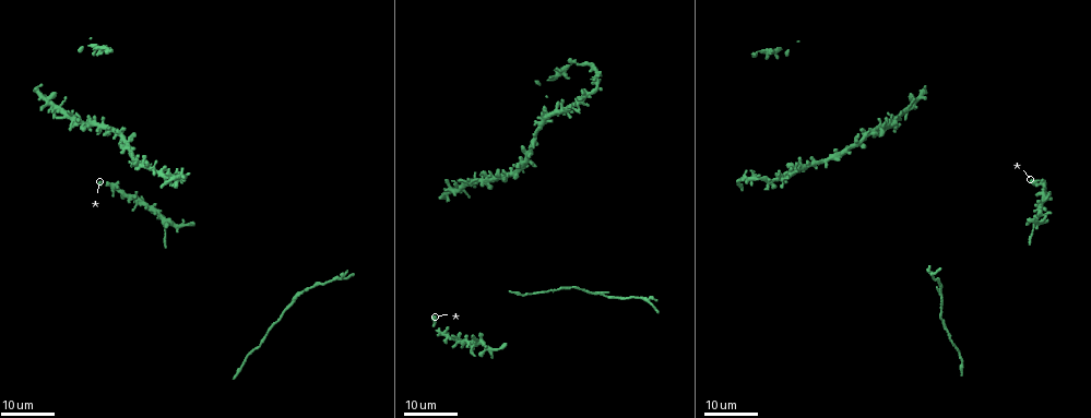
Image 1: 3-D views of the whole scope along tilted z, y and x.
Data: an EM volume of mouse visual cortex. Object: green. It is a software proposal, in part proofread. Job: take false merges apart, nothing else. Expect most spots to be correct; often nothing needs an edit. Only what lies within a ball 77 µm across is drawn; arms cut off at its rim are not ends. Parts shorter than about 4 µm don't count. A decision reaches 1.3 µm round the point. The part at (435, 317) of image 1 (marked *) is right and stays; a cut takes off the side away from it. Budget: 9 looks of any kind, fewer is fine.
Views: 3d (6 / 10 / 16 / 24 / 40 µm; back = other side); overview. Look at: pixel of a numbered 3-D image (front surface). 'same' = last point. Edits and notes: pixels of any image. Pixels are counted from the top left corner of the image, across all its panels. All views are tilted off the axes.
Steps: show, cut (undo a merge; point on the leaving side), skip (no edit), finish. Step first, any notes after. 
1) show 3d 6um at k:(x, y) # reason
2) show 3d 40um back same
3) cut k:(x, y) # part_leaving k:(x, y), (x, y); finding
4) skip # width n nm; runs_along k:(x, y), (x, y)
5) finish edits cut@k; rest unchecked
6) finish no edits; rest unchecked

show 3d 16um at 1:(1037, 222)

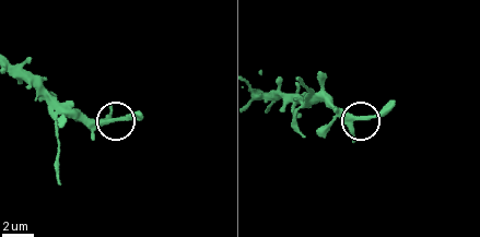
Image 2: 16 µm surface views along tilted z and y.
show 3d 6um at 2:(365, 116)

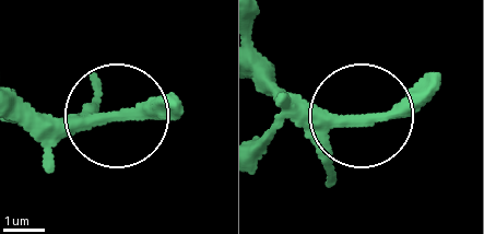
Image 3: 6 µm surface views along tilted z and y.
skip # width 250 nm; runs_along 3:(23, 95), (58, 116), (117, 116); one cell here

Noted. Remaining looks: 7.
show 3d 24um at 1:(594, 293)

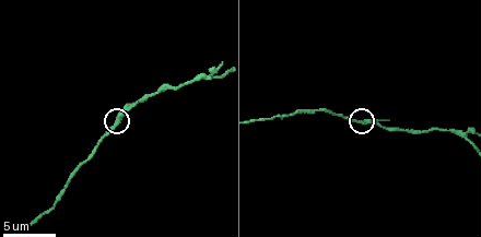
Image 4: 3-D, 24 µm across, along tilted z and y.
show 3d 10um at 4:(367, 121) # closer look

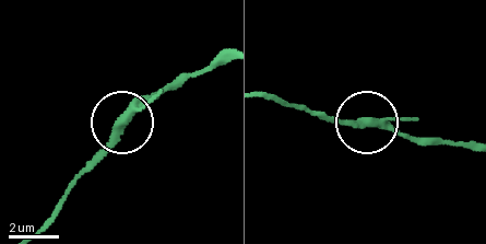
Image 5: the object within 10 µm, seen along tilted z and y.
skip # side_arm 14 um; all the same cell

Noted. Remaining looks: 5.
show 3d 10um at 4:(174, 86) # thick turns thin

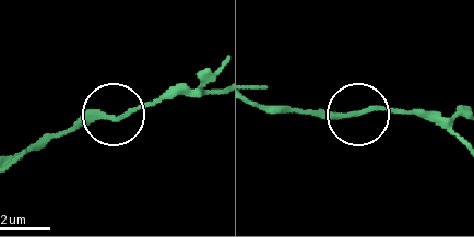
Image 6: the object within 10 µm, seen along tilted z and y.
skip # all the same cell

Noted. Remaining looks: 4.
show 3d 16um at 1:(141, 161) # arms part here

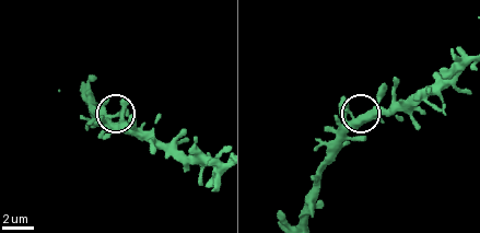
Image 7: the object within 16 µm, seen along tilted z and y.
show 3d 10um at 7:(122, 120)

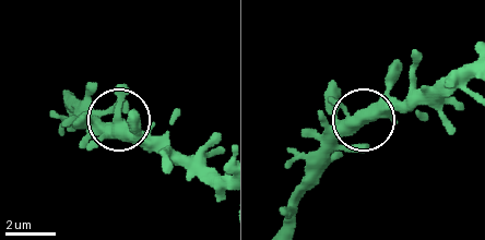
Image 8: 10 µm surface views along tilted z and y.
show 3d 10um back at 8:(120, 117) # from behind

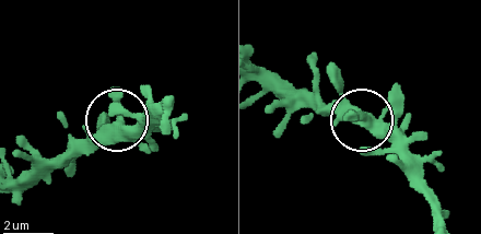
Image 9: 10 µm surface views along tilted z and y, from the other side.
skip # arms 3; one cell here

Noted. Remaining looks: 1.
finish no edits; rest unchecked

